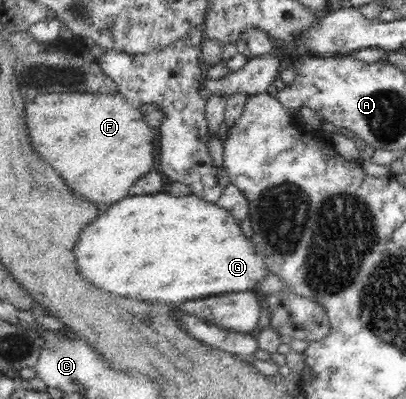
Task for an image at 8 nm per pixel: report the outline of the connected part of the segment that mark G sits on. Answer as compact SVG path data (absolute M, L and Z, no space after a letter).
M129 194L80 232L74 264L104 292L136 300L182 304L212 294L252 291L269 272L238 222L229 210L194 194Z

